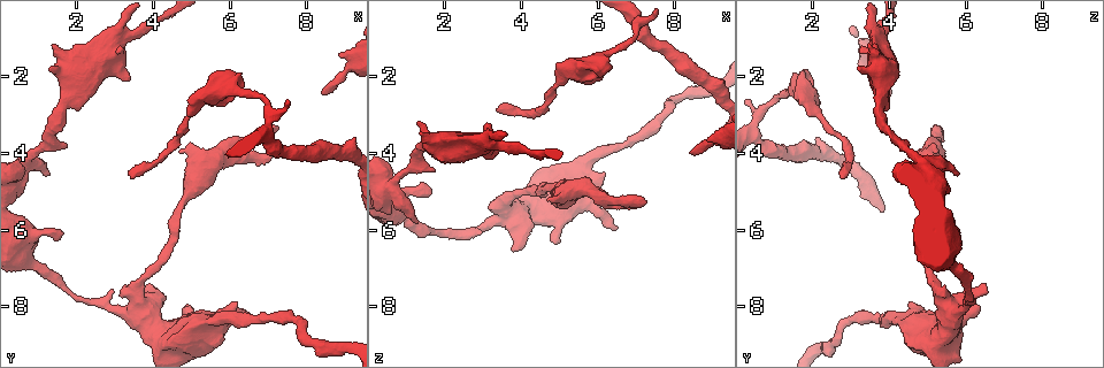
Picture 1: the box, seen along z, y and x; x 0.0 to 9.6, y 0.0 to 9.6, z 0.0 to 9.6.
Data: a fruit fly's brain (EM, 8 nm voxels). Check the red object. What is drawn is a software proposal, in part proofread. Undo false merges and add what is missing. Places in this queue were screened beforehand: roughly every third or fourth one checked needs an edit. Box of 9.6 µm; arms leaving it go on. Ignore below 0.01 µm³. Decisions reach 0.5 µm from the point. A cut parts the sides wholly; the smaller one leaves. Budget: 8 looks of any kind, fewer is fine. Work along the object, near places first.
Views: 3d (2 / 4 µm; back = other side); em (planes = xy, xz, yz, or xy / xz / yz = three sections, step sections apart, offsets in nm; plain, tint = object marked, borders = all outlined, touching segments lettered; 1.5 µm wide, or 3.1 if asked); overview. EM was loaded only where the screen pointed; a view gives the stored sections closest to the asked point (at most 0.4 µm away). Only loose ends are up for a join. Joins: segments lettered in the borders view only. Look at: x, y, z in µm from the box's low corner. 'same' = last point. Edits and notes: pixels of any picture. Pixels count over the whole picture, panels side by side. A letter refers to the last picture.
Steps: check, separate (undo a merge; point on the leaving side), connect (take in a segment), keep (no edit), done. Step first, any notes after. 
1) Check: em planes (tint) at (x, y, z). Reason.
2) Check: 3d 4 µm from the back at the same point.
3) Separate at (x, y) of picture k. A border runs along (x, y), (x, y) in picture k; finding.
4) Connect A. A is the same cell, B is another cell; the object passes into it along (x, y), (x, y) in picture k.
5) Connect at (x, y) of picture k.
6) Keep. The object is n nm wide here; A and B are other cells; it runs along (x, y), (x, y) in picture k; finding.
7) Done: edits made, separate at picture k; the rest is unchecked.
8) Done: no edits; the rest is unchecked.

Check: 3d 4 µm at (4.65, 3.95, 5.25). Thick end.

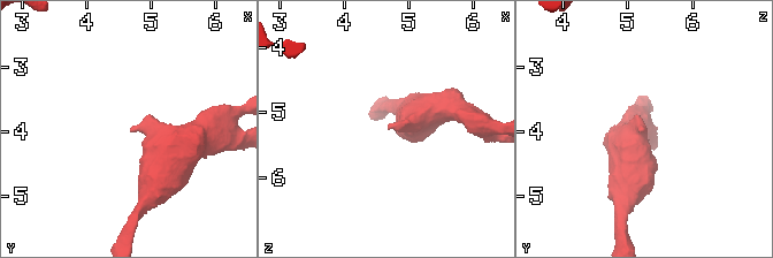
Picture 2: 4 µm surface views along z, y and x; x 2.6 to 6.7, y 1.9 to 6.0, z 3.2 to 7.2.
Check: em planes (borders) at (4.70, 3.95, 5.25). Now the EM.

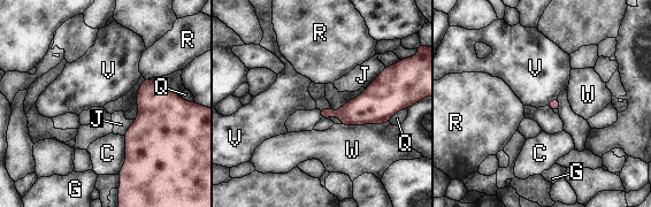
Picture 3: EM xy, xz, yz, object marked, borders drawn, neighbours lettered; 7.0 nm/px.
Keep. C, G, J, Q, R, V and W are other cells; a border runs along (557, 98), (553, 98), (546, 105) in picture 3; no lettered segment goes on from it.

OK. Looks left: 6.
Check: em xy step 4 (borders) at (1.30, 4.60, 5.80). Branch stops here.

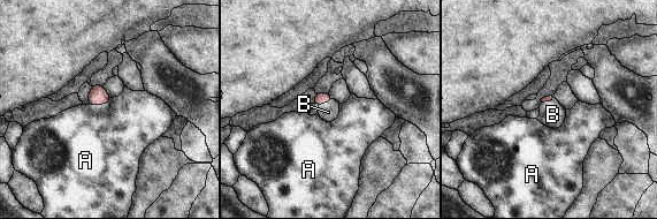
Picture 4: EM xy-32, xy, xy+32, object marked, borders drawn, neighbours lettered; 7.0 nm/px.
Check: em planes (borders) at the same point.

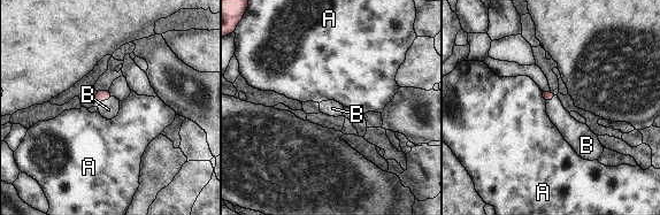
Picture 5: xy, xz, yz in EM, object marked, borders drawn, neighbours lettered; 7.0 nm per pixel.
Connect B. B is the same cell, A is another cell; the object passes into it along (100, 96), (106, 99), (108, 109) in picture 5; it goes on there.

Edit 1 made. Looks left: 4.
Check: overview.

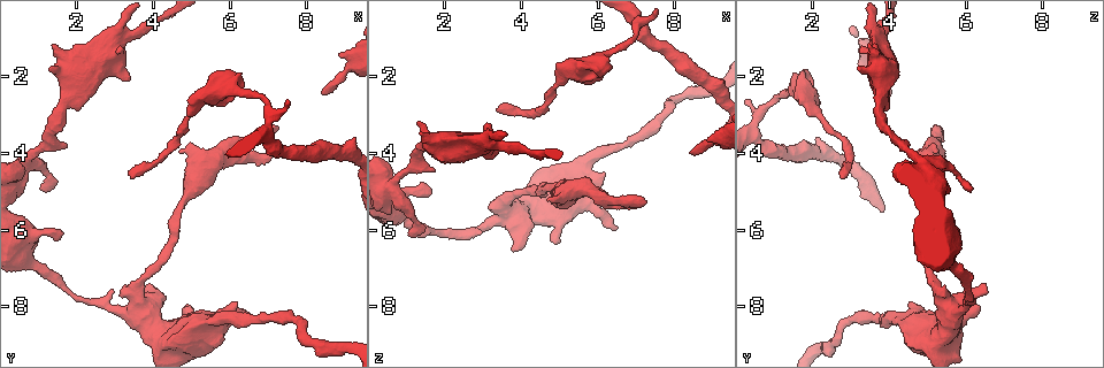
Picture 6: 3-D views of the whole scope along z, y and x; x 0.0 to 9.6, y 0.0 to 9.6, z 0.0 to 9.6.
Check: 3d 2 µm at (3.80, 7.55, 6.55). Free end.

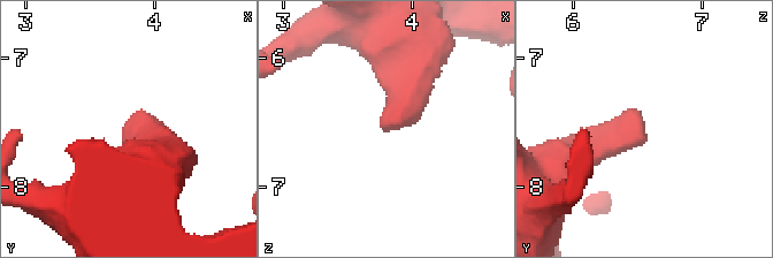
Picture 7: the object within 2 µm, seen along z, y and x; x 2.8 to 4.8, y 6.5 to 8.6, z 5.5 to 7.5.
Check: em planes (tint) at (3.76, 7.58, 6.54).

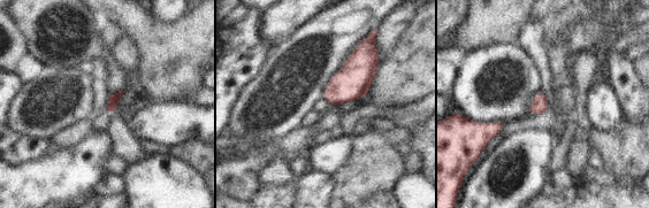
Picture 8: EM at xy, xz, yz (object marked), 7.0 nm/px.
Check: em planes (borders) at the same point.

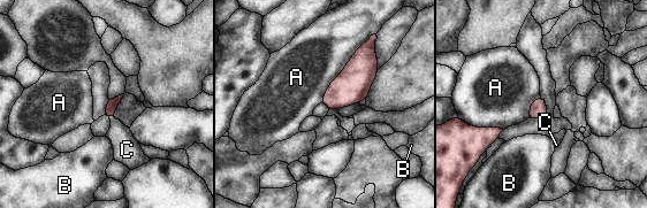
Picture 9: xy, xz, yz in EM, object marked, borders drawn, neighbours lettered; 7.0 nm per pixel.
Keep. The longest contact is with A, 550 nm; A, B and C are other cells; no lettered segment goes on from it.

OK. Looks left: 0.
Done: edits made, connect at picture 5; the rest is unchecked.

